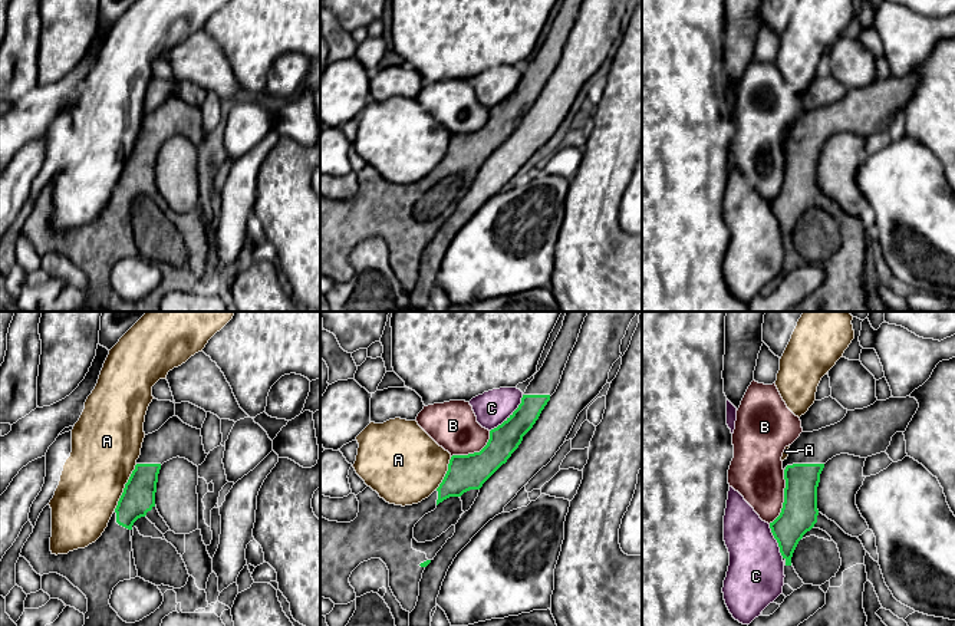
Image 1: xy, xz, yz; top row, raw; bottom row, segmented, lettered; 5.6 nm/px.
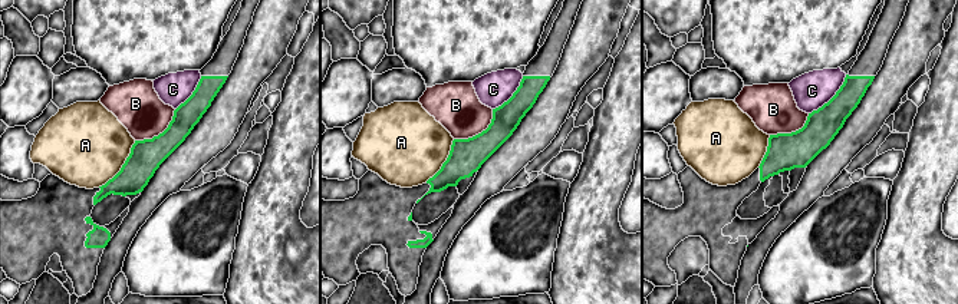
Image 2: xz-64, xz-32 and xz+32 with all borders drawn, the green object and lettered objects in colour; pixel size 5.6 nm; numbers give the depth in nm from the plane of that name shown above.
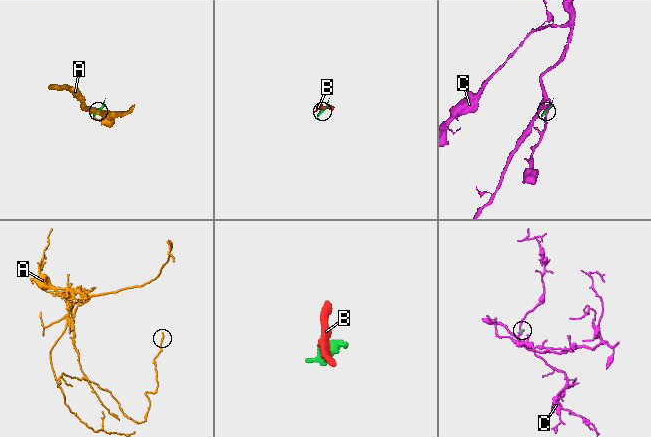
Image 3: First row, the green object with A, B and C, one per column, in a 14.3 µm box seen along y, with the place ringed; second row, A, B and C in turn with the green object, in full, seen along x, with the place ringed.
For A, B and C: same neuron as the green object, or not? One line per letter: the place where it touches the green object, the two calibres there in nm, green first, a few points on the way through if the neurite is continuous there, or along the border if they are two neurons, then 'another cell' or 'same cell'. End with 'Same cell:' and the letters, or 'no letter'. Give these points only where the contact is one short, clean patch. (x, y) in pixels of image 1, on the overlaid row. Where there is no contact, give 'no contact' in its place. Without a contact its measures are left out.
A: meets green in xy at (125, 487); 190 nm thick on the green side, 380 nm on the other; another cell
B: meets green in yz at (784, 497); 200 nm thick on the green side, 300 nm on the other; another cell
C: meets green in xz at (510, 415); 170 nm thick on the green side, 200 nm on the other; another cell
Same cell: no letter

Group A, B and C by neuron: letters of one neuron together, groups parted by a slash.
A / B / C

